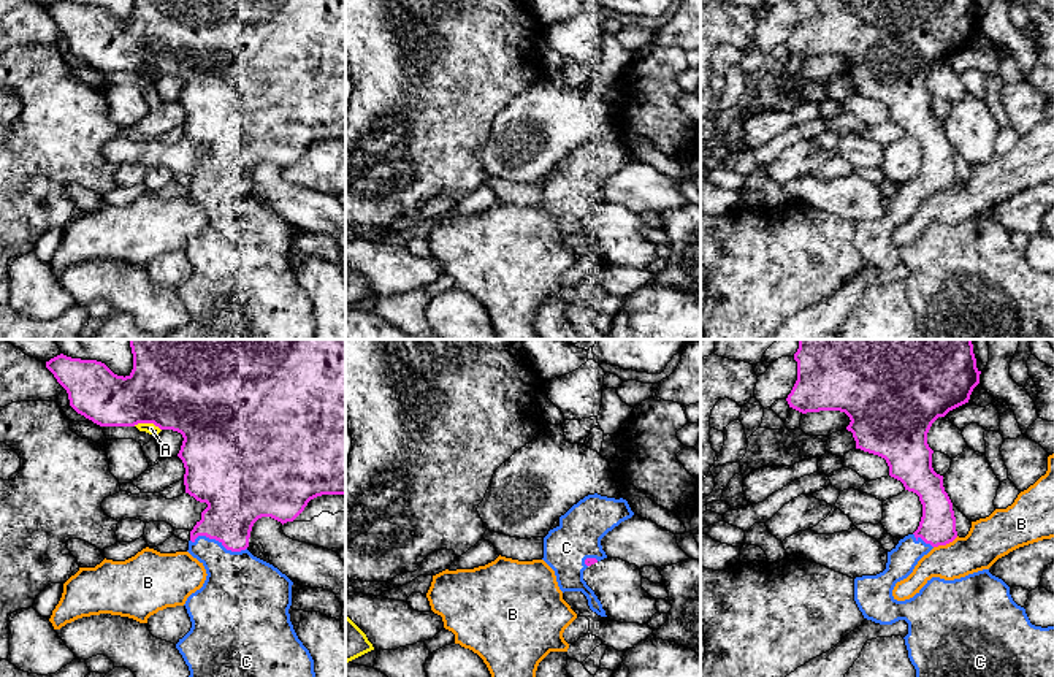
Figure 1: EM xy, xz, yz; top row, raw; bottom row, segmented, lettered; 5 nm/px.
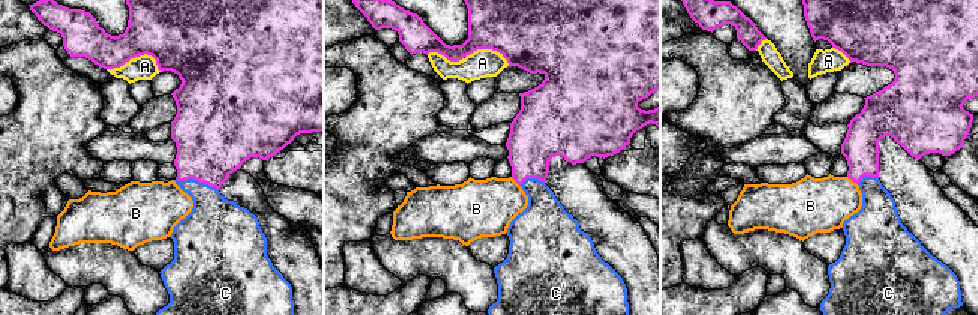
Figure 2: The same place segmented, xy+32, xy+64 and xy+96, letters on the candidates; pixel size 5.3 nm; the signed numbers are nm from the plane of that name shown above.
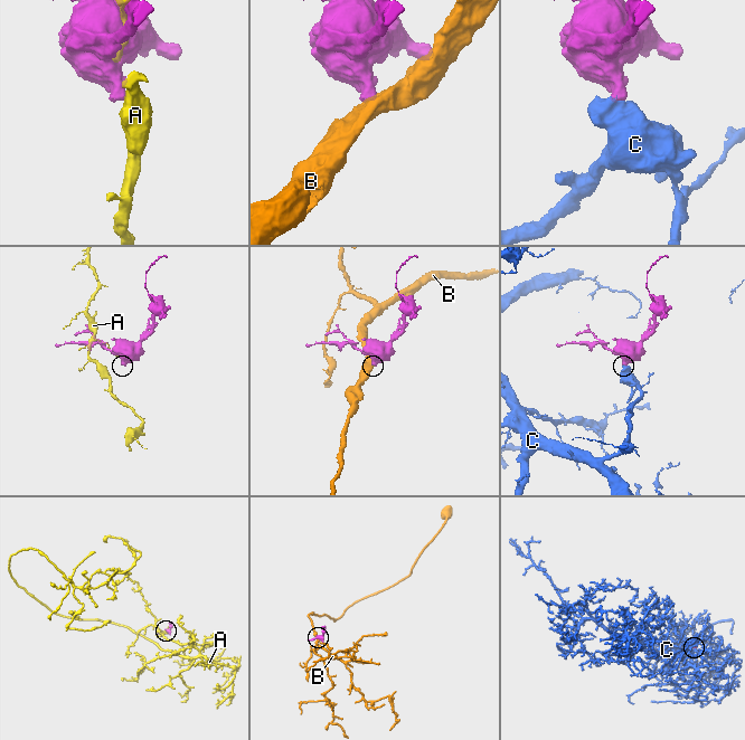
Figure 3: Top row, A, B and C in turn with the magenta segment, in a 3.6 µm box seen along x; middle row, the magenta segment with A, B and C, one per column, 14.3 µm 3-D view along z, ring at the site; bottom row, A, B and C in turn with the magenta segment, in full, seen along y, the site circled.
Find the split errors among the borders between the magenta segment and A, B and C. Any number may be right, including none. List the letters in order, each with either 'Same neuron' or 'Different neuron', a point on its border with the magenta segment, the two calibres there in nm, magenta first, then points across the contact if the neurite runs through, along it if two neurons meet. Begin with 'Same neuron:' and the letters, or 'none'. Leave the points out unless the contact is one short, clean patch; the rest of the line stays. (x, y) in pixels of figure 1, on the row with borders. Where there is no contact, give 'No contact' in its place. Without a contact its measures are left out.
Same neuron: C
A: Different neuron. Touches magenta at xy (148, 422). Thickness 480 nm (magenta) against 60 nm
B: Different neuron. Touches magenta at yz (945, 544). Thickness 190 nm (magenta) against 220 nm. Boundary: yz (958, 536), (934, 547)
C: Same neuron. Touches magenta at xy (219, 541). Thickness 320 nm (magenta) against 340 nm. Path across: xy (236, 495), (219, 541), (238, 585)

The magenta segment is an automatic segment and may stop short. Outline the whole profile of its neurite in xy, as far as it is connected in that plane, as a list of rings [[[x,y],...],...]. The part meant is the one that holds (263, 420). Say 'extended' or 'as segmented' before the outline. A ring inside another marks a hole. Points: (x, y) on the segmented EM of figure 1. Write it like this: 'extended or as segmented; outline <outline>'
extended; outline [[[130,339],[130,347],[133,369],[125,377],[114,374],[101,361],[71,358],[63,354],[46,361],[46,368],[67,390],[70,406],[94,423],[100,426],[154,423],[160,430],[178,431],[184,438],[178,457],[185,468],[185,493],[208,504],[201,512],[201,520],[190,531],[187,550],[204,566],[208,576],[203,587],[192,593],[184,604],[192,628],[176,644],[189,666],[189,677],[315,677],[314,660],[290,622],[288,609],[292,606],[293,582],[273,564],[254,557],[247,547],[252,526],[258,518],[271,517],[284,525],[293,522],[307,503],[317,496],[346,495],[346,339]]]

